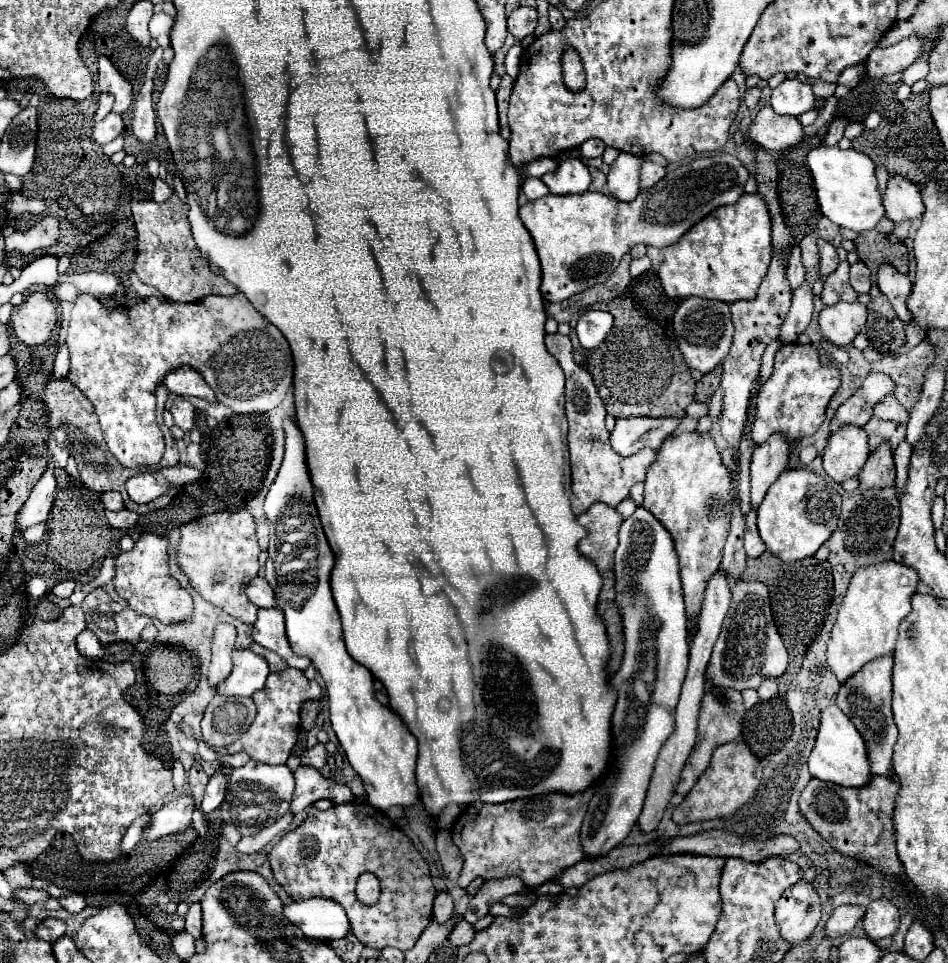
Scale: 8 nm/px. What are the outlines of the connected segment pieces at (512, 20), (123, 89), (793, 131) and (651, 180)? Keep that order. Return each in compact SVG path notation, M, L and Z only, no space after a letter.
M516 8L510 12L508 16L508 32L516 38L516 40L524 40L526 36L534 34L534 28L536 28L536 10L534 8Z
M106 56L98 58L98 86L102 92L110 92L116 98L112 112L122 114L130 108L134 98L132 84L114 68L114 64Z
M764 106L748 128L748 140L766 150L782 150L802 142L802 124L792 116L776 114L770 106Z
M644 160L642 162L642 170L640 170L640 186L642 188L650 188L654 186L660 178L664 178L666 174L666 168L660 166L660 164L654 164L650 160Z

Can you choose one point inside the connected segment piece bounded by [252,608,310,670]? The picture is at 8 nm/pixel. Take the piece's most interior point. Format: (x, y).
(269, 631)

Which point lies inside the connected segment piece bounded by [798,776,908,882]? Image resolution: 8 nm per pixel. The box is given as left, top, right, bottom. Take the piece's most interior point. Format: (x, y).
(857, 821)

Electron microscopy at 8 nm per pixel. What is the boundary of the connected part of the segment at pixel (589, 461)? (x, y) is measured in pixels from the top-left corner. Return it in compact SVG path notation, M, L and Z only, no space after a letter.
M548 334L548 352L558 360L566 374L566 416L570 424L568 446L570 446L570 466L572 466L572 510L576 516L584 514L594 502L604 502L608 506L618 506L636 482L644 482L646 470L656 458L654 450L640 450L630 458L622 458L610 446L610 432L604 428L604 404L600 402L598 390L592 382L590 372L576 364L572 358L572 344L568 336Z

